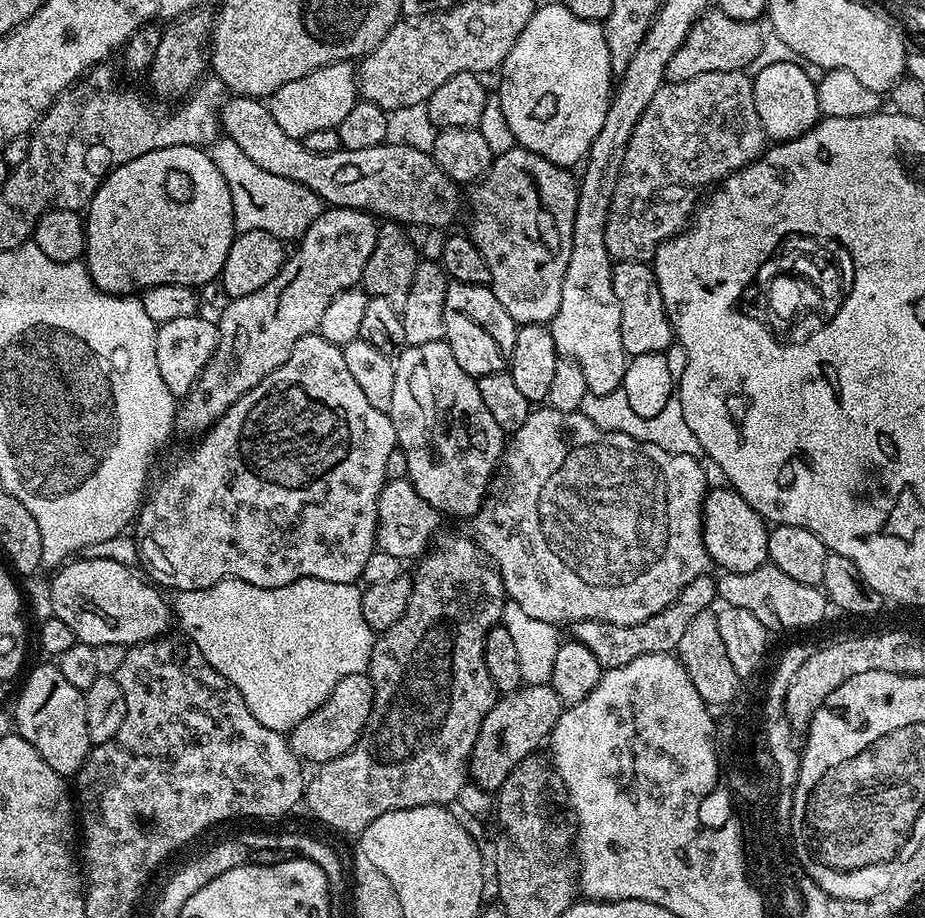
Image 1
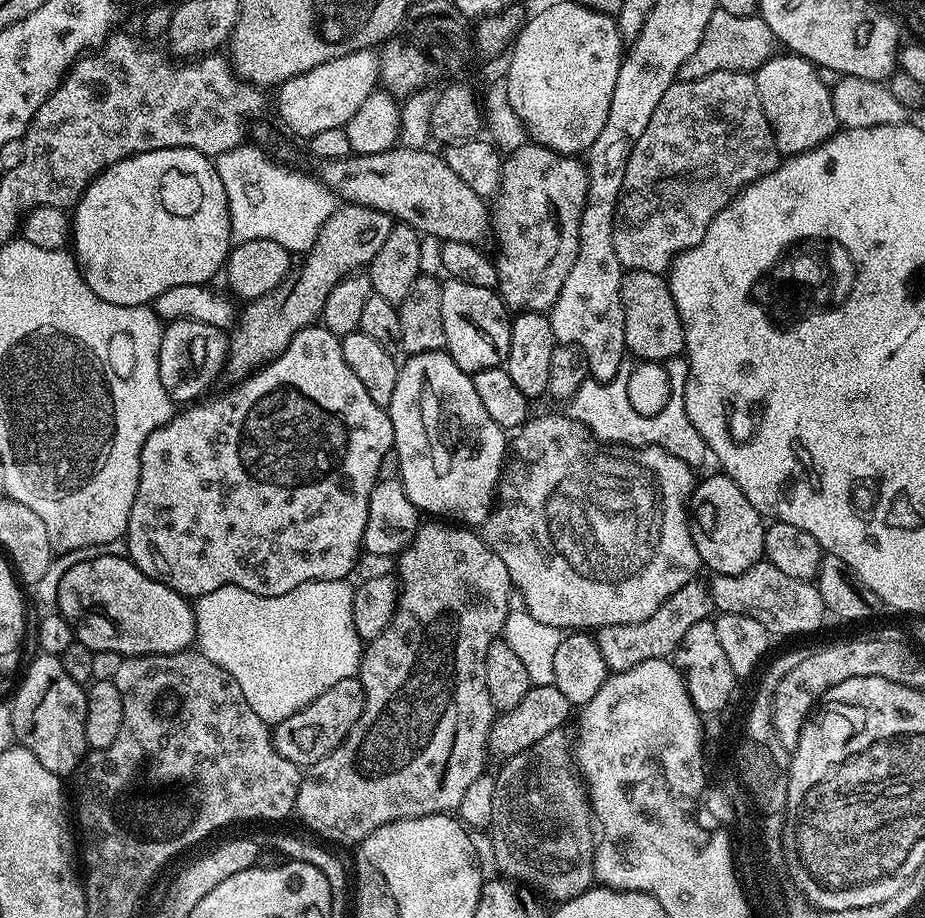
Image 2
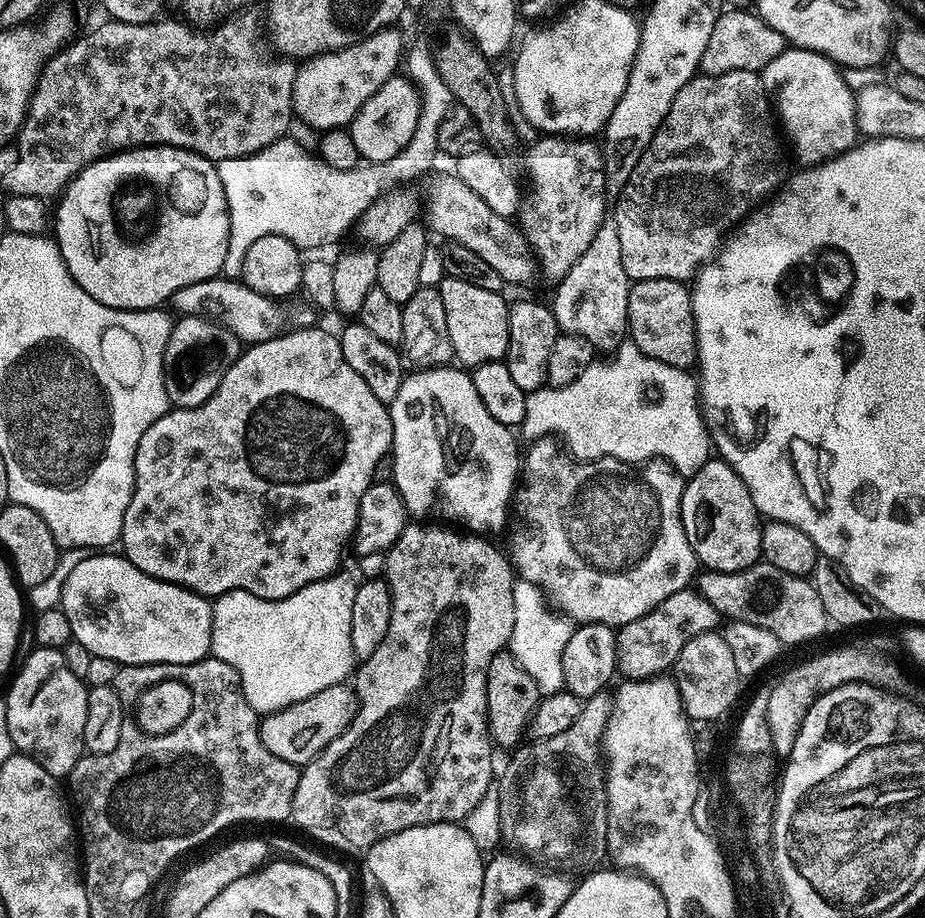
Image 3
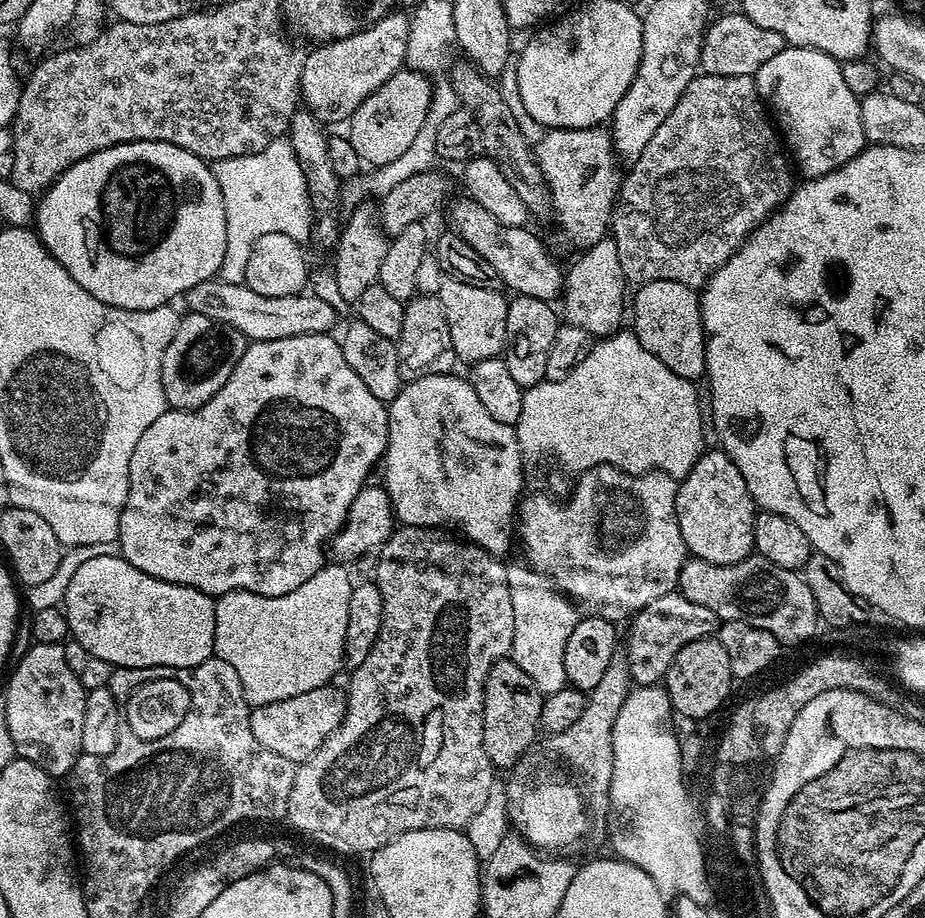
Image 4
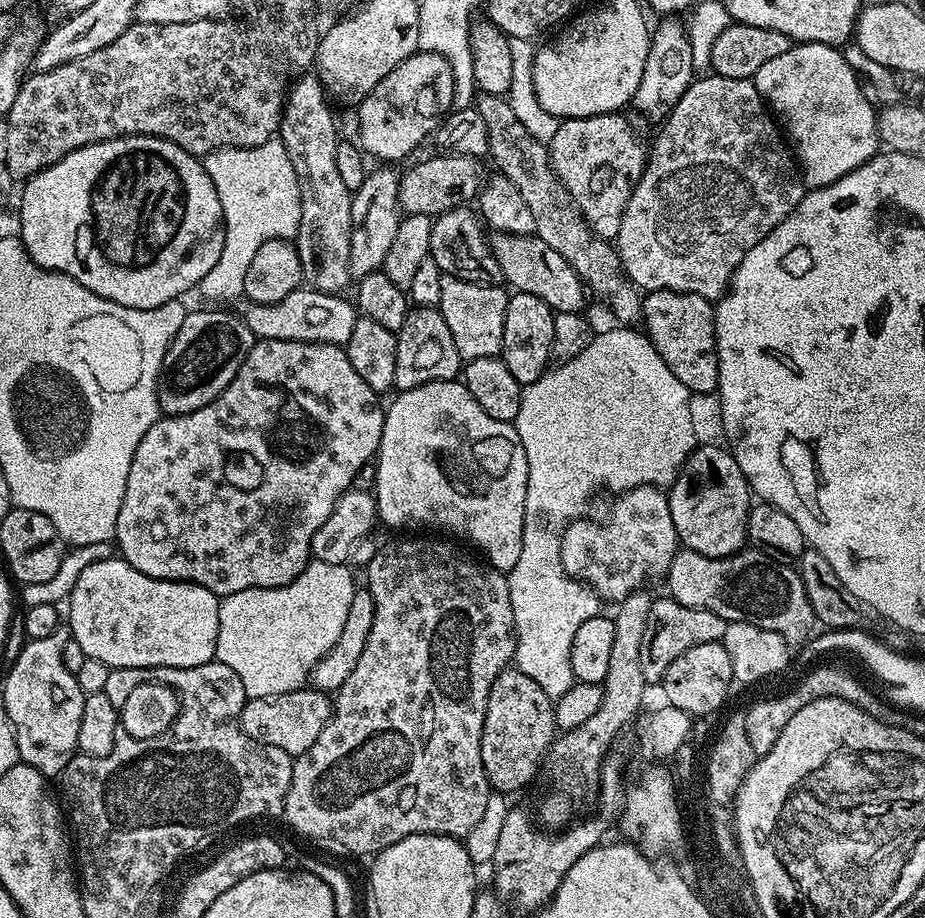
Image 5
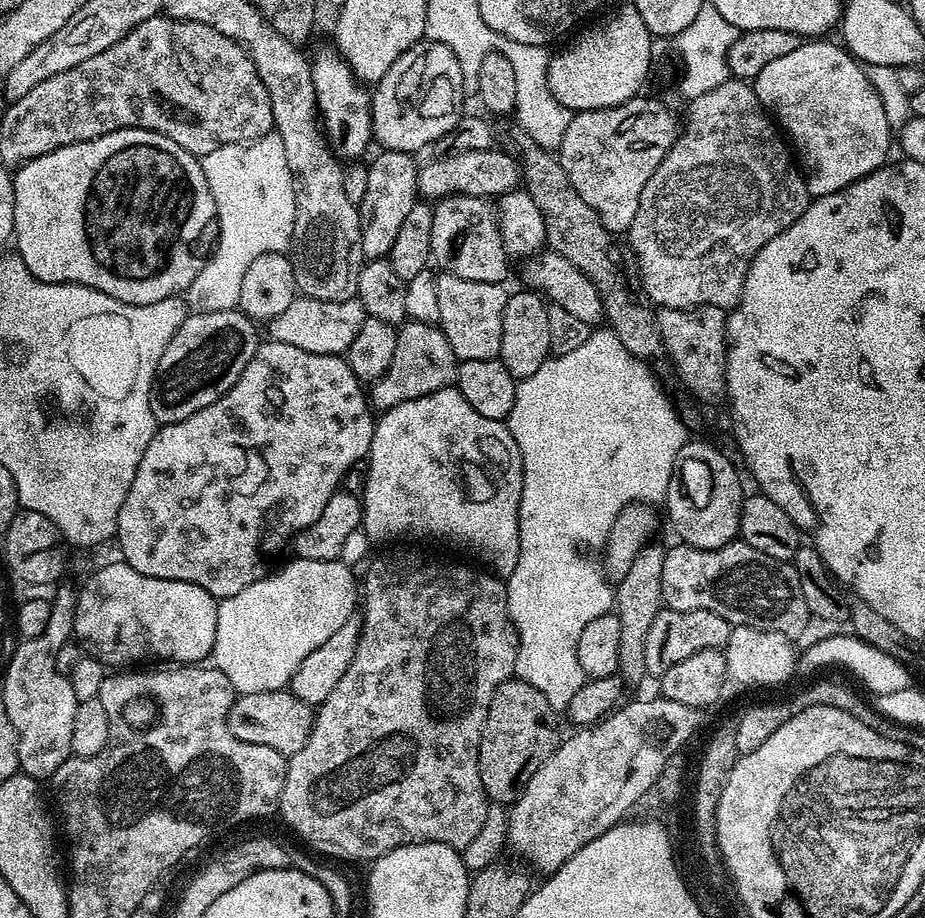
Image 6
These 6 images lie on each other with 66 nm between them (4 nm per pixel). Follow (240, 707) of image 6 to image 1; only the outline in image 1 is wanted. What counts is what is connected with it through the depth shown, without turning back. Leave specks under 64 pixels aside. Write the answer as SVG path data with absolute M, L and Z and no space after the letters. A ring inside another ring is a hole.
M367 671L346 674L346 678L342 678L338 686L334 686L334 690L330 690L326 702L322 702L318 710L314 710L306 718L302 718L302 722L292 727L290 743L293 754L304 762L313 760L313 765L316 766L345 756L360 741L360 735L370 718L373 706L374 686Z

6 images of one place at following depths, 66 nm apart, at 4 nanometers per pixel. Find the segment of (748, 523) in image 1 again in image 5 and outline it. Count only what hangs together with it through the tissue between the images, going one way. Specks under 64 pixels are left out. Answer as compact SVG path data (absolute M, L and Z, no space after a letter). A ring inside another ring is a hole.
M703 444L692 449L676 480L667 489L670 518L674 518L676 538L684 548L710 558L732 556L745 547L748 539L748 512L754 497L727 447Z

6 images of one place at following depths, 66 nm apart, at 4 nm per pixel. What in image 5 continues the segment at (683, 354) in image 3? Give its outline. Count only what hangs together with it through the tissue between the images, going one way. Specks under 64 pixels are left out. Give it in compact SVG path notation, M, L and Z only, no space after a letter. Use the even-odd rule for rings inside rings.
M658 290L647 293L643 297L643 302L643 331L658 350L662 362L666 362L666 366L670 366L674 378L678 378L678 382L682 382L682 386L686 386L689 393L715 393L718 389L718 354L716 353L716 309L713 301L707 300L705 296L690 294L689 292Z

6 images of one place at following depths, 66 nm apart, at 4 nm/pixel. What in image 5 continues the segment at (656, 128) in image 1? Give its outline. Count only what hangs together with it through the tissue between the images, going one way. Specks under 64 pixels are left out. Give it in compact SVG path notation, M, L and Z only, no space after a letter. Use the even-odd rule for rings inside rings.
M704 74L701 78L693 79L688 89L678 98L678 102L672 107L672 113L663 121L660 133L656 141L650 144L650 151L647 160L644 161L644 172L638 178L630 198L626 202L626 210L622 214L622 226L618 226L618 234L614 241L616 253L620 255L620 261L624 267L624 273L630 277L632 283L645 293L657 292L658 290L670 290L671 292L689 292L705 296L713 302L720 299L728 291L728 285L732 283L732 271L739 266L742 258L774 226L778 226L800 205L805 194L804 178L800 175L798 161L777 121L771 111L766 107L764 99L758 94L755 83L752 80L739 80L738 78L722 78L715 74Z

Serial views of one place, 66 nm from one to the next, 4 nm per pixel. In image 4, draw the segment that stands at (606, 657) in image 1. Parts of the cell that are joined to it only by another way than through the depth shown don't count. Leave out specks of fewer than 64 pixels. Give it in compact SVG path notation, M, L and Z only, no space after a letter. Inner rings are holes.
M678 590L650 602L647 608L635 613L631 620L632 629L628 632L626 645L628 669L633 681L640 686L659 685L668 673L670 662L674 662L674 654L678 654L682 646L690 646L690 642L712 636L718 628L714 610L692 602Z

